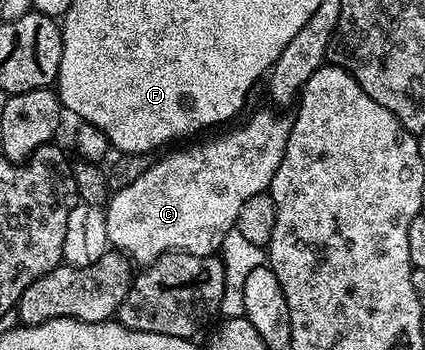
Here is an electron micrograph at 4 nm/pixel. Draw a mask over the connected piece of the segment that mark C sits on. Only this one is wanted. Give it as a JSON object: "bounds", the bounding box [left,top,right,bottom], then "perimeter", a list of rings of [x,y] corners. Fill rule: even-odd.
{"bounds":[104,112,290,266],"perimeter":[[[257,112],[254,114],[253,117],[250,118],[249,121],[246,122],[246,124],[241,124],[238,126],[238,128],[230,127],[228,130],[225,130],[225,131],[230,130],[230,132],[225,132],[222,134],[222,136],[213,136],[210,138],[210,140],[203,141],[202,144],[193,144],[190,146],[190,148],[181,148],[178,150],[178,152],[173,152],[170,154],[170,156],[163,157],[162,160],[154,159],[152,163],[150,163],[148,170],[146,170],[143,174],[139,174],[139,178],[135,178],[135,182],[131,182],[131,186],[123,186],[122,188],[116,189],[116,191],[114,191],[112,195],[110,195],[108,203],[105,204],[104,210],[105,210],[105,221],[107,222],[107,238],[109,239],[110,245],[112,245],[112,247],[116,249],[116,251],[120,252],[121,255],[128,256],[130,261],[132,261],[132,263],[137,266],[154,264],[154,262],[157,261],[157,259],[167,254],[168,252],[186,252],[187,254],[195,254],[196,256],[211,256],[220,253],[224,239],[227,238],[230,231],[236,229],[237,219],[239,218],[239,209],[243,207],[243,202],[247,202],[247,198],[255,198],[255,194],[259,194],[260,192],[268,192],[271,178],[275,178],[275,170],[279,170],[279,162],[283,162],[283,150],[287,150],[287,138],[289,137],[289,126],[290,121],[288,119],[284,120],[283,117],[276,116],[276,114],[273,112]]]}

